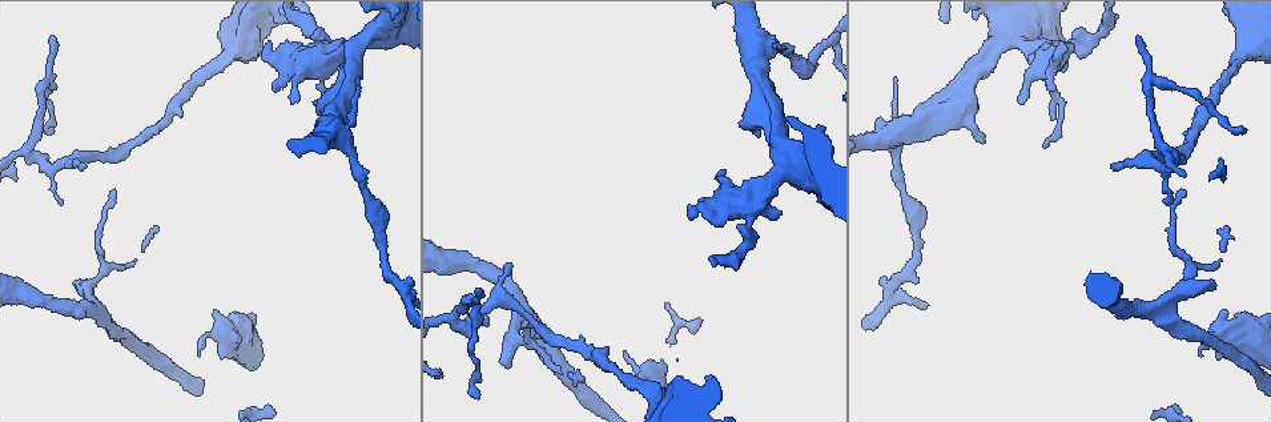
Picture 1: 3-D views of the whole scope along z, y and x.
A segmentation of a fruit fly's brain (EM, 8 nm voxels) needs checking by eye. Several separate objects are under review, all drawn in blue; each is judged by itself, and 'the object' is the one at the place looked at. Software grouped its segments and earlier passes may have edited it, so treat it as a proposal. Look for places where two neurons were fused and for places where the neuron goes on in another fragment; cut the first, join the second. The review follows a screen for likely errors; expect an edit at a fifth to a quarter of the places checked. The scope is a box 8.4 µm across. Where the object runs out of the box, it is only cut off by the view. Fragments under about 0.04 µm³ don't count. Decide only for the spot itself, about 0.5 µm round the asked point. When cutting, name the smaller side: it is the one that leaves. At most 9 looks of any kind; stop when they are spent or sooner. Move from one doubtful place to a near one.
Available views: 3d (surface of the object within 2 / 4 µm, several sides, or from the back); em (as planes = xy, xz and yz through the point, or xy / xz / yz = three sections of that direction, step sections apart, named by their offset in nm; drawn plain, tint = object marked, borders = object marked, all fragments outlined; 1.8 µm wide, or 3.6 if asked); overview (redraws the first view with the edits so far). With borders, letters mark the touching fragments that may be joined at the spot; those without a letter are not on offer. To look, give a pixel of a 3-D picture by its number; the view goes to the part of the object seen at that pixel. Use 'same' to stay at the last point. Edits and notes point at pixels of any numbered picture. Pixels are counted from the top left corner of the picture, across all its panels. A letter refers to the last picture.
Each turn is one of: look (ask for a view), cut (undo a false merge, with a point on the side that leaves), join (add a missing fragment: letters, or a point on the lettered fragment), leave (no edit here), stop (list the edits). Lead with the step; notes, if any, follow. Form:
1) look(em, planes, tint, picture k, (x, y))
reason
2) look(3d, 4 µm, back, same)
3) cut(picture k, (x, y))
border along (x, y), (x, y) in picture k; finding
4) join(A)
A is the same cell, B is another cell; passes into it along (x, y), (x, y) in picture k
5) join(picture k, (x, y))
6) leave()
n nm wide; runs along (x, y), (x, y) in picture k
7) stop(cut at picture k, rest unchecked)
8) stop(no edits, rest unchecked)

look(em, 3.6 µm, planes, tint, picture 1, (1045, 146))
tapers out

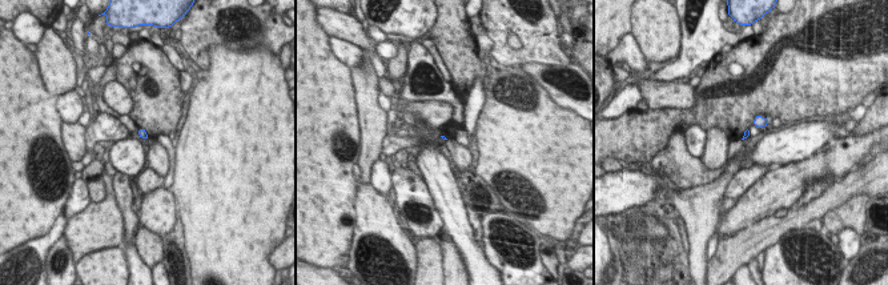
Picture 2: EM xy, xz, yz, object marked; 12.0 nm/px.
look(em, 3.6 µm, planes, borders, same)

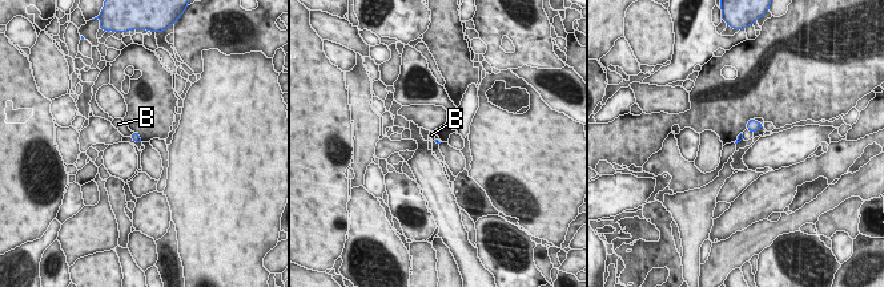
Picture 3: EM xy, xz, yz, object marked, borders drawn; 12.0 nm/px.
leave()
B is another cell; border along (133, 132), (131, 136) in picture 3; none of them fits

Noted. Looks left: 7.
look(3d, 4 µm, picture 1, (1200, 356))
free end

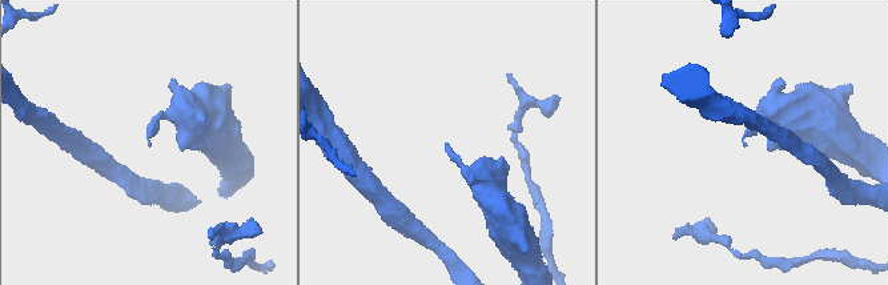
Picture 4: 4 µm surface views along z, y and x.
look(em, planes, borders, picture 4, (449, 144))
need the tissue

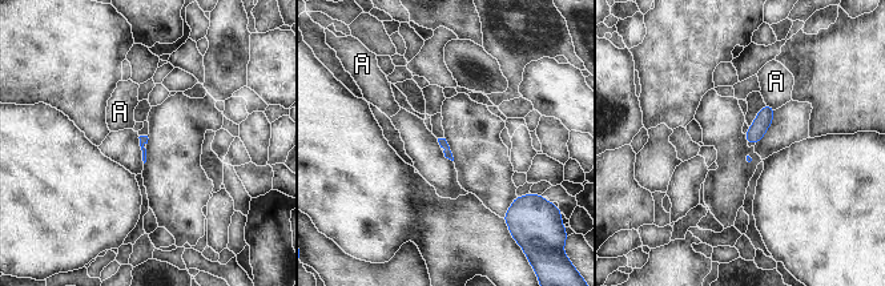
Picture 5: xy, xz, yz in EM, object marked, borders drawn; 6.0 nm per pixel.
leave()
A is another cell; none of them fits

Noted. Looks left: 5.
look(em, planes, plain, picture 1, (504, 367))
an open end

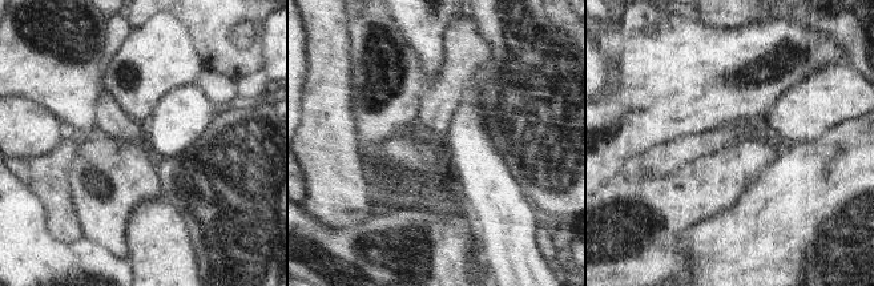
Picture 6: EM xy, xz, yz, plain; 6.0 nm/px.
look(em, planes, tint, same)
with the object marked

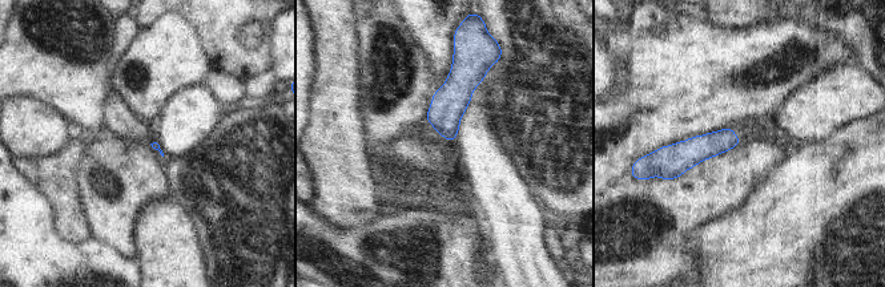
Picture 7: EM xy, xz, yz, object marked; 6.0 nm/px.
look(em, planes, borders, same)

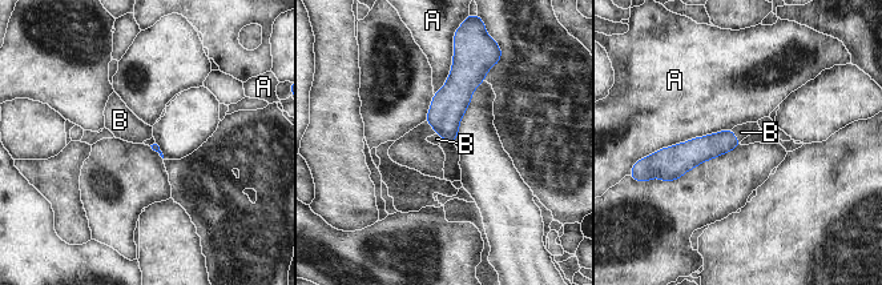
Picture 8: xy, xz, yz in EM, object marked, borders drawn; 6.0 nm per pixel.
join(B)
A touches over 500 nm; B is the same cell, A is another cell; the neuron continues

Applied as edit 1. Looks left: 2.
stop(join at picture 8, rest unchecked)

